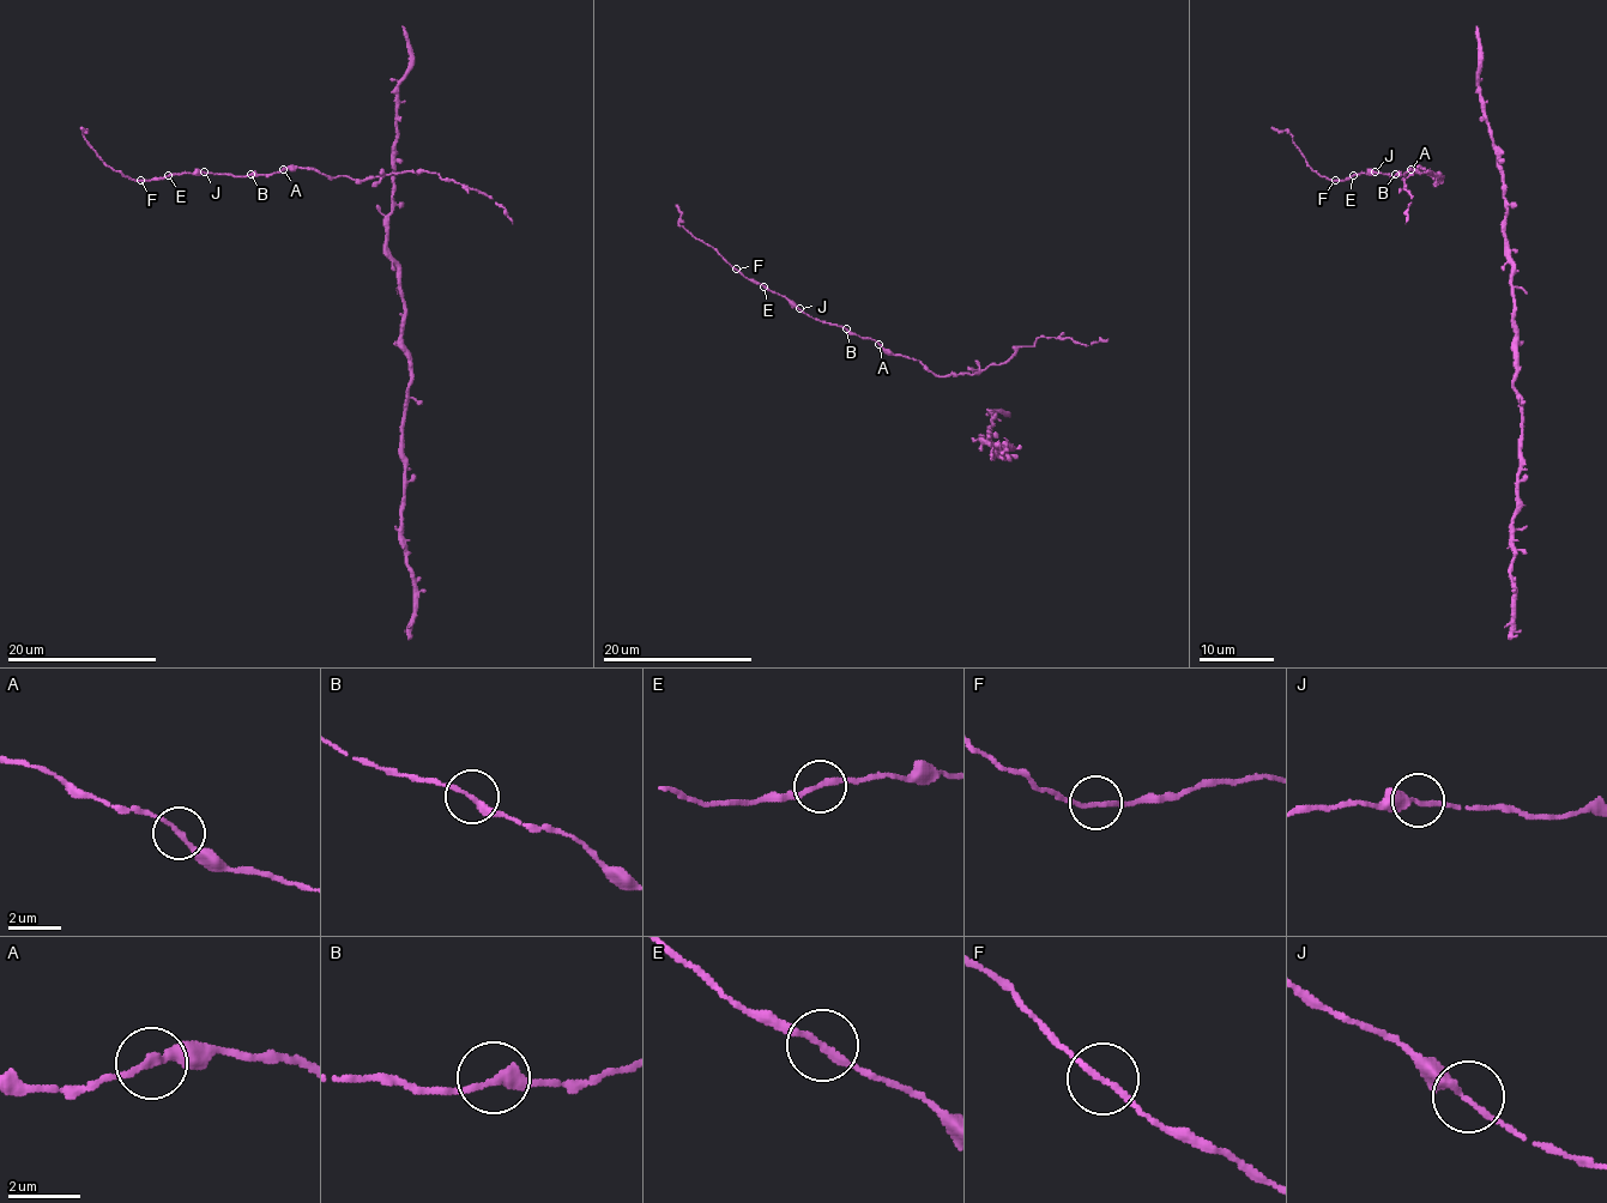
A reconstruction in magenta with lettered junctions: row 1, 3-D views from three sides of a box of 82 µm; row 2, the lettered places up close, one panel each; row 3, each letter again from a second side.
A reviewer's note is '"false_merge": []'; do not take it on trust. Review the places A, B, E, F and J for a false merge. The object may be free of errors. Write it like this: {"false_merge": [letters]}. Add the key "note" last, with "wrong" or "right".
{"false_merge": [], "note": "right"}

